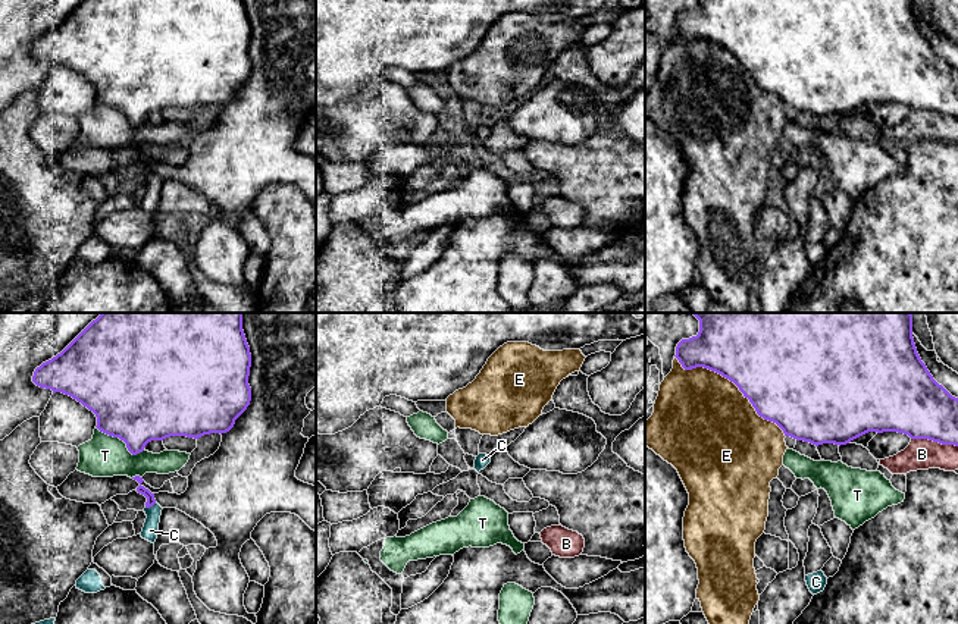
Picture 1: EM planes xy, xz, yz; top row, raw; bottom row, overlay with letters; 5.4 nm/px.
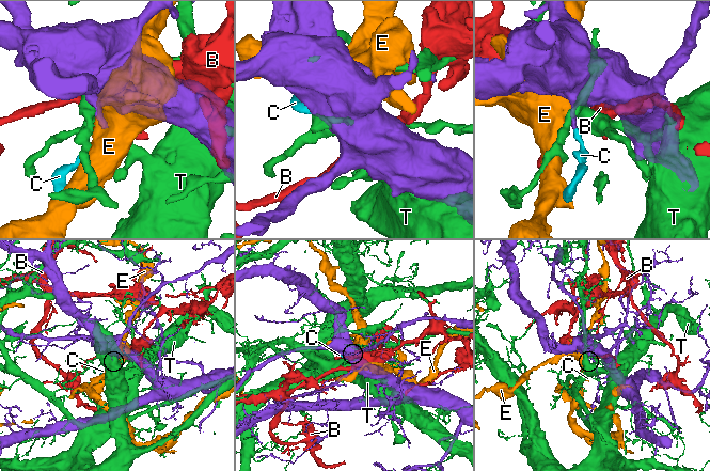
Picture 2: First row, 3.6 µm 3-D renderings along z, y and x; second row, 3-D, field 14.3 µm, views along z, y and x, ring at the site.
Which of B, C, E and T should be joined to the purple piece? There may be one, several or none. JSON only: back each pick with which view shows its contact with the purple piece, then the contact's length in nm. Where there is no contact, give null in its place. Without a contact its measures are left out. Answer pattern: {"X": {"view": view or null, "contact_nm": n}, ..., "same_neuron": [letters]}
{"C": {"view": "xy", "contact_nm": 70}, "same_neuron": ["C"]}

